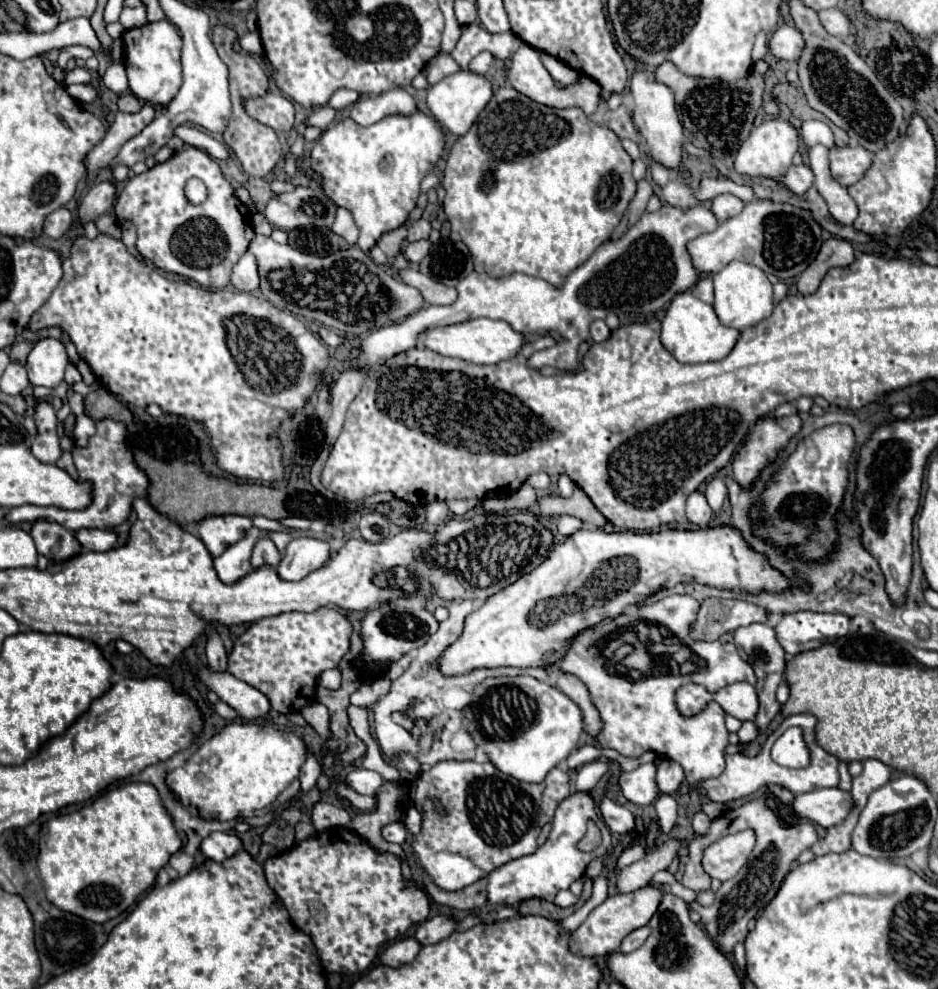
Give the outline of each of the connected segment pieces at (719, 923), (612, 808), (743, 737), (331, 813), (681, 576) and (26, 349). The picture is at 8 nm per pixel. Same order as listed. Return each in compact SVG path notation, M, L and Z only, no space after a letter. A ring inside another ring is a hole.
M768 787L768 795L762 795L754 801L748 801L746 805L738 807L738 809L732 809L728 811L726 815L720 815L718 819L712 821L712 827L710 827L710 833L708 835L702 835L702 837L694 837L688 845L688 851L690 851L690 865L686 865L686 871L684 871L684 877L682 877L682 885L692 889L692 891L704 891L704 871L700 867L700 853L712 845L716 839L724 837L724 835L730 835L730 833L738 833L738 831L744 831L744 829L752 829L754 835L756 835L756 847L748 859L748 863L740 869L738 877L734 877L732 881L726 881L724 883L724 897L716 897L714 905L710 907L702 907L698 905L696 901L690 903L690 909L694 909L696 913L700 913L700 925L706 929L708 937L718 945L718 949L722 953L732 953L734 945L738 941L744 941L746 935L748 935L748 921L756 917L756 913L760 909L764 909L772 899L774 895L778 893L780 885L782 885L782 879L786 877L786 873L790 871L792 863L798 859L798 855L804 851L804 849L810 849L816 839L818 839L818 833L814 829L812 823L798 823L798 825L792 825L792 827L784 827L782 821L778 819L778 815L766 807L766 797L780 797L780 799L794 799L794 795L782 787Z
M604 797L600 801L600 813L602 813L602 819L608 825L608 829L614 833L622 835L622 833L628 833L634 829L634 815L626 807L614 803L608 797Z
M744 721L740 731L738 731L738 737L742 743L750 743L758 737L758 729L756 729L756 723L754 721Z
M316 803L314 805L312 821L314 821L314 827L318 833L332 829L332 827L346 827L346 829L352 827L352 817L344 809L328 805L328 803Z
M710 527L710 529L696 529L696 531L662 529L662 531L658 531L658 533L632 533L632 531L606 533L606 531L602 531L602 529L594 529L594 531L590 531L590 529L578 529L578 531L576 531L574 535L570 535L564 543L556 543L556 545L550 549L550 555L548 555L534 571L518 577L510 587L506 587L506 589L502 589L500 593L488 597L486 603L484 603L484 607L478 609L478 611L474 611L474 613L470 615L470 619L466 621L466 627L464 627L464 633L458 637L458 641L452 643L452 645L444 651L444 655L438 659L438 667L440 667L440 671L442 671L444 675L462 675L462 673L468 673L468 671L478 669L478 667L488 667L488 669L490 669L490 667L542 667L542 665L548 665L548 663L558 663L558 661L564 657L564 651L566 651L566 647L570 645L570 641L572 641L580 631L584 631L584 629L588 629L588 627L594 627L596 623L600 623L600 621L606 619L606 617L618 617L618 615L622 615L622 611L624 611L628 605L636 605L636 603L648 599L650 595L654 595L656 591L664 589L670 577L674 577L674 585L696 581L696 583L702 583L702 585L708 585L708 587L734 589L734 591L736 591L736 589L744 589L744 591L748 591L748 593L758 593L758 591L784 591L786 587L790 587L790 581L788 581L784 575L780 575L776 569L772 569L772 567L768 565L768 559L766 559L764 555L752 551L752 549L746 545L746 541L742 539L742 535L740 535L736 529L732 529L732 527ZM608 577L636 577L636 581L634 581L634 585L632 585L628 591L616 593L614 597L608 599Z
M20 341L20 343L14 343L12 347L10 347L10 359L12 361L16 361L16 363L26 363L26 357L28 357L28 353L32 351L32 345L30 343L26 343L26 341Z

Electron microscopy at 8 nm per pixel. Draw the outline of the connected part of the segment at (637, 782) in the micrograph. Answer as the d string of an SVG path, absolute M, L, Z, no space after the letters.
M653 762L644 763L634 771L622 771L618 777L622 795L640 807L646 807L656 801L658 787L656 787L656 765Z

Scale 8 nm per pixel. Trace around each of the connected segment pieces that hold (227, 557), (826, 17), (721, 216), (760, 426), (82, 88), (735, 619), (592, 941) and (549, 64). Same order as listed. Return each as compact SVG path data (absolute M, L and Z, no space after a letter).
M250 529L248 535L230 545L220 557L214 559L214 569L218 573L218 579L226 585L234 585L236 581L240 581L244 575L248 575L252 571L252 565L250 565L250 553L252 553L252 547L254 543L266 535L262 529Z
M834 7L834 9L822 9L820 11L820 21L822 21L824 29L830 35L834 35L838 39L844 39L848 35L850 23L848 23L848 19L844 17L844 13L838 7Z
M718 195L712 199L712 213L716 215L716 219L720 223L738 215L742 211L742 207L744 207L744 203L734 195Z
M764 415L762 419L758 419L746 443L732 461L734 479L740 485L750 487L760 469L772 459L776 459L778 449L782 449L790 441L790 437L800 431L800 427L802 423L798 415L788 417Z
M66 85L64 89L68 91L68 95L70 95L74 101L78 101L78 103L82 103L82 105L92 103L92 101L98 97L98 91L96 91L92 85Z
M710 597L702 603L698 619L692 629L692 637L698 641L714 641L724 633L736 631L750 623L768 621L768 611L740 599L716 599Z
M646 885L646 887L626 893L626 895L618 893L618 895L608 897L602 905L592 909L588 919L570 935L570 941L568 941L570 951L580 957L604 957L604 955L618 951L620 941L630 931L634 931L642 925L648 925L650 917L656 913L656 909L660 905L660 899L662 899L662 895L660 895L658 887L654 887L654 885Z
M540 53L544 67L548 69L548 73L552 75L552 79L558 83L558 87L570 87L580 79L580 73L574 71L572 67L568 67L566 63L562 63L560 59L548 55L548 53Z

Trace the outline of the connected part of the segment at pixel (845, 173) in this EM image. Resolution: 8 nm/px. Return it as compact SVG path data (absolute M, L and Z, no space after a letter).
M860 145L848 147L832 147L830 149L830 171L832 177L842 185L850 187L862 179L862 175L870 169L874 155Z

